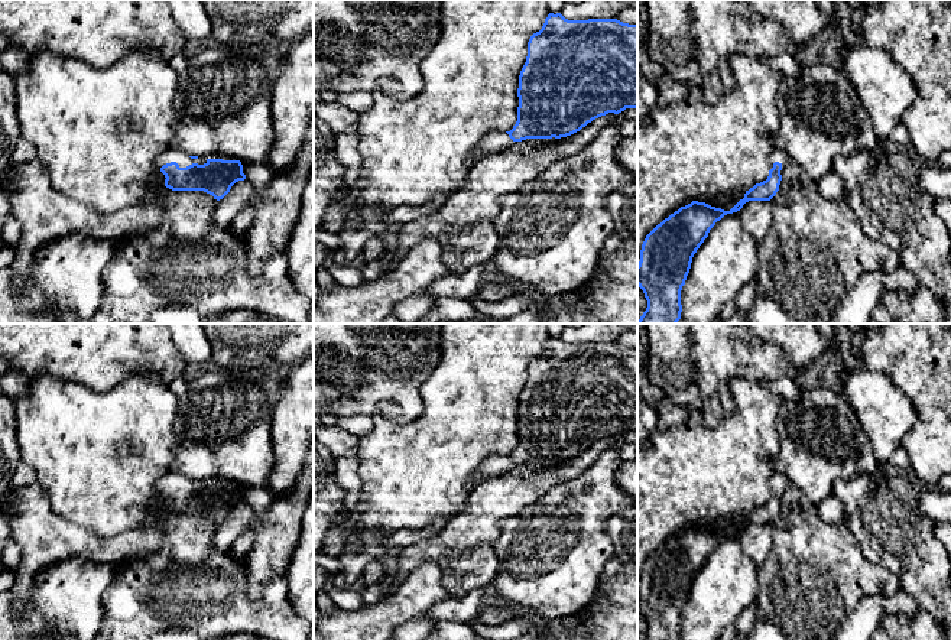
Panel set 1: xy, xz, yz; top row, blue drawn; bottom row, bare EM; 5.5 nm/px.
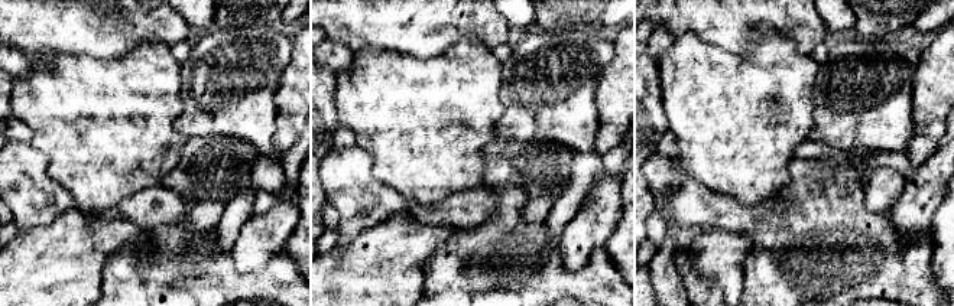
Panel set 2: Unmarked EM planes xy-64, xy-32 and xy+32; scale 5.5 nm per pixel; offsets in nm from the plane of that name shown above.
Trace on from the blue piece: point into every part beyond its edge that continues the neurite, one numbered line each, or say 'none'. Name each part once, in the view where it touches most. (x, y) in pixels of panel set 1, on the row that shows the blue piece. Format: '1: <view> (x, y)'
1: xy (171, 155)

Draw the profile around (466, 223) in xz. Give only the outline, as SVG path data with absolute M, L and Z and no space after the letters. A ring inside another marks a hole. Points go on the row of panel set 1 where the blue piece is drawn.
M601 116L580 131L561 139L526 139L484 155L468 172L465 183L432 214L402 224L396 237L383 243L384 273L392 272L425 238L438 238L451 274L487 264L499 253L496 217L500 199L535 181L554 162L581 152L600 130L619 116Z

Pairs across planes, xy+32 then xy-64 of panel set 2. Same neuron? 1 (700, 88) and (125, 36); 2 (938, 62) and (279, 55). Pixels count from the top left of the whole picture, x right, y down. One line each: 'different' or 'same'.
1: different
2: different

